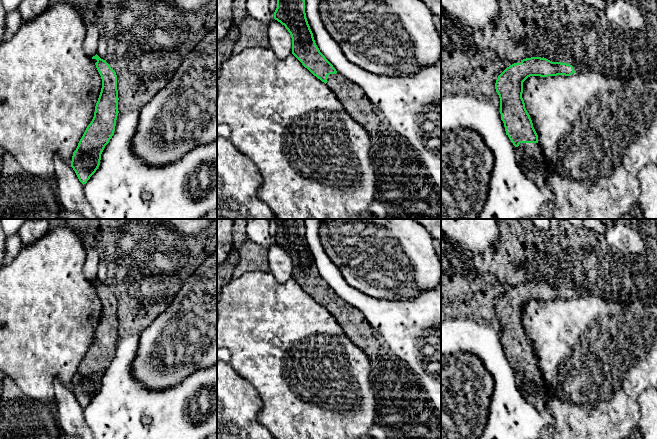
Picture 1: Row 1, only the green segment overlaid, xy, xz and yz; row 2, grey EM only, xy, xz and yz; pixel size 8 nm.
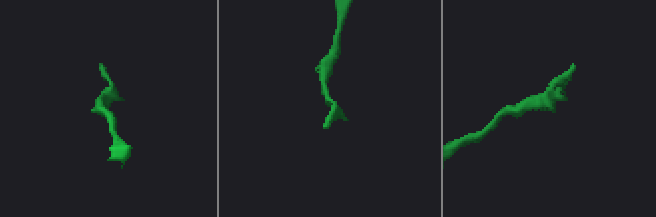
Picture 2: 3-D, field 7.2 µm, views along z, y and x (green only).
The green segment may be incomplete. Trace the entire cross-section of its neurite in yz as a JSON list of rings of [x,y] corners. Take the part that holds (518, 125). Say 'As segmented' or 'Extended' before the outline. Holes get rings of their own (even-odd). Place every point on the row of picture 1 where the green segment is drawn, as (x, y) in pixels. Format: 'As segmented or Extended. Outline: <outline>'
Extended. Outline: [[[531,57],[507,67],[495,83],[500,98],[501,120],[506,135],[515,146],[517,163],[525,176],[540,188],[546,186],[546,160],[522,98],[523,82],[530,76],[570,76],[573,73],[575,71],[570,64]]]

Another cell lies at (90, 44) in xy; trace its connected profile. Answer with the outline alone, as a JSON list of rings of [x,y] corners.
[[[87,24],[83,49],[91,58],[97,54],[100,37],[101,33],[99,29],[95,25]]]

